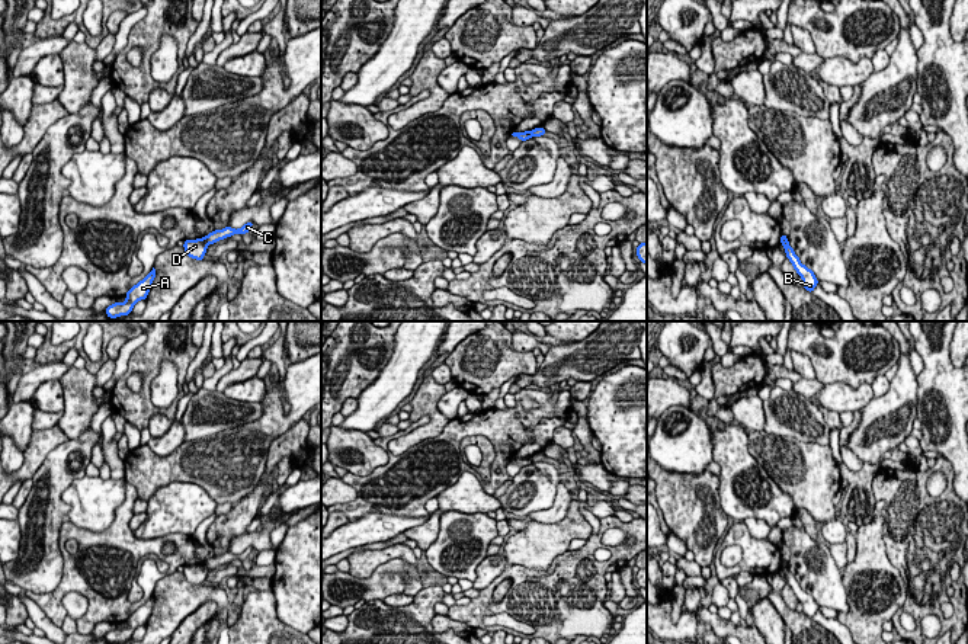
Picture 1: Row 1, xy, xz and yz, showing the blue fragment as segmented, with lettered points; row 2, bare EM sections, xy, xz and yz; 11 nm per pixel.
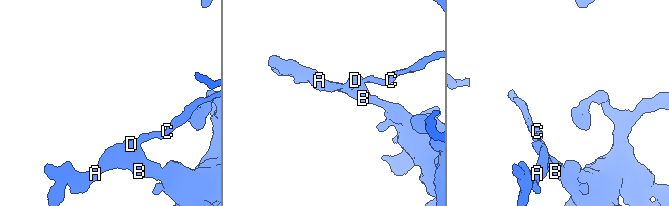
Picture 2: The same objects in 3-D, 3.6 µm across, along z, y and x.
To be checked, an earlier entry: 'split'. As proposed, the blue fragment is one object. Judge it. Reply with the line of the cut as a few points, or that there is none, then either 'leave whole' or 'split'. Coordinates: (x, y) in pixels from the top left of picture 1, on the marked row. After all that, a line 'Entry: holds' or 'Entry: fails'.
cut xy (204, 237), (208, 243); split
Entry: holds

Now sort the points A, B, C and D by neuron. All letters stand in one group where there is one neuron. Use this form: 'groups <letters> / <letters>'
groups A B D / C

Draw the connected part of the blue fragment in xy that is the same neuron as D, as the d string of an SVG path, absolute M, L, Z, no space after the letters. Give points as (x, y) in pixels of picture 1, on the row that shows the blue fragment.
M205 237L196 240L185 240L183 249L189 257L203 260L208 249L208 241Z

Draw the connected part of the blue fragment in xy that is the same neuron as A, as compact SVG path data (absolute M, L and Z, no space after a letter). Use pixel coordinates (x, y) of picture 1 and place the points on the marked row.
M153 267L150 270L150 273L142 281L140 281L137 285L129 288L129 291L125 295L125 298L126 298L125 302L115 302L115 304L112 304L106 308L106 311L105 311L106 315L109 318L116 318L116 317L121 317L121 315L125 317L125 315L131 314L134 305L138 301L147 299L147 295L148 295L148 292L153 286L153 281L154 281L156 275L157 275L157 272Z

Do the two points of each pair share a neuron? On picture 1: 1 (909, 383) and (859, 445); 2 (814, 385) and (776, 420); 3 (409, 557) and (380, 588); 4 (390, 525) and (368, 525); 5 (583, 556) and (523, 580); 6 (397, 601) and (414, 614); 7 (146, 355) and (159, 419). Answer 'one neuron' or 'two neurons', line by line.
1: one neuron
2: two neurons
3: two neurons
4: one neuron
5: one neuron
6: two neurons
7: two neurons

